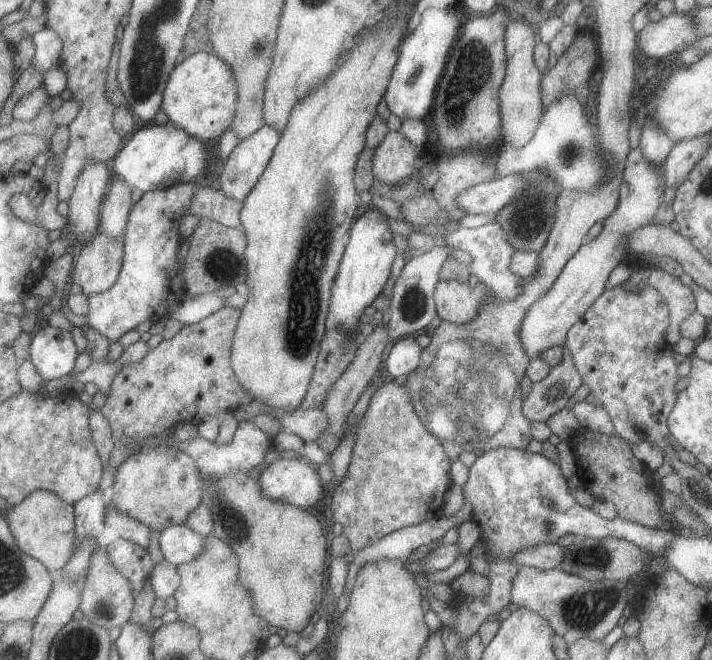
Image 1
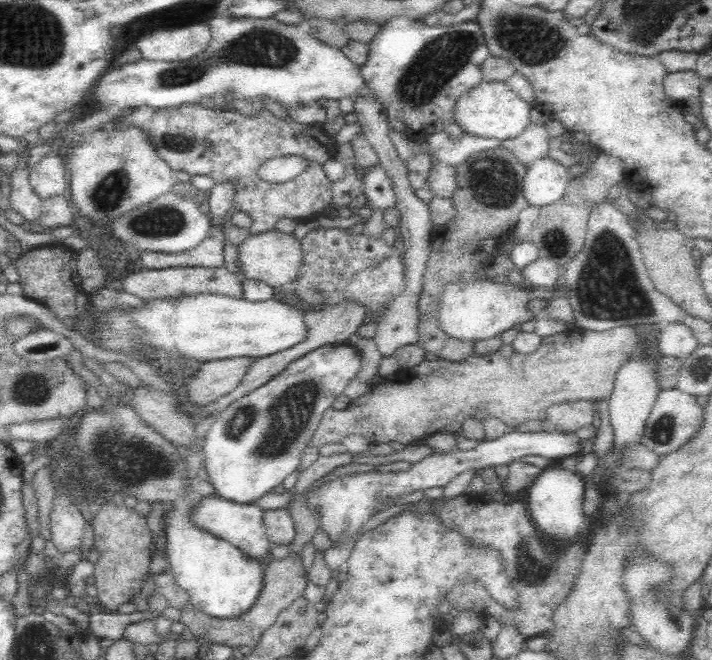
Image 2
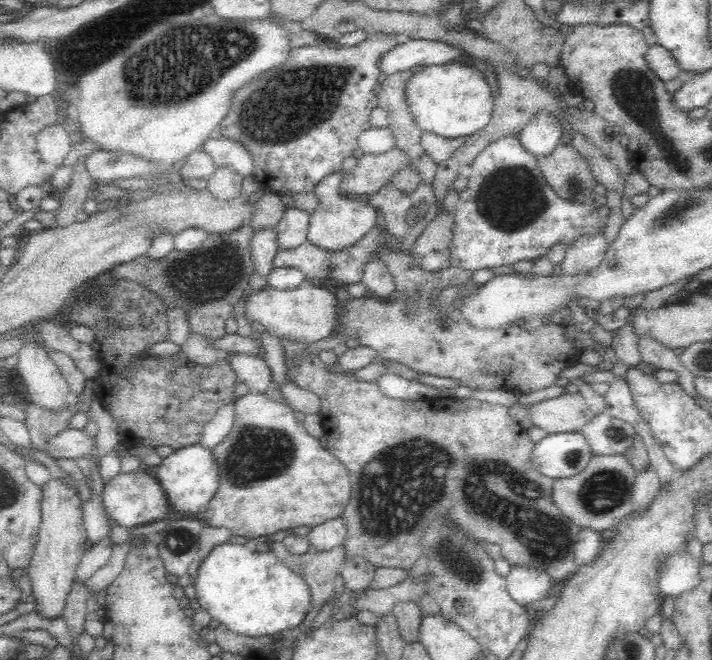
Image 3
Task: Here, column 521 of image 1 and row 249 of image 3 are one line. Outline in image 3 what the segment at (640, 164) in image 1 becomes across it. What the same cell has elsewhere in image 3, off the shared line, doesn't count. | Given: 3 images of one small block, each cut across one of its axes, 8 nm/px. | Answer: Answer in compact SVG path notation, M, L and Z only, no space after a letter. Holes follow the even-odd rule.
M331 174L323 178L312 190L320 199L320 204L310 213L306 241L324 252L342 252L346 248L352 248L375 228L377 209L365 202L340 199L338 183L339 175Z

